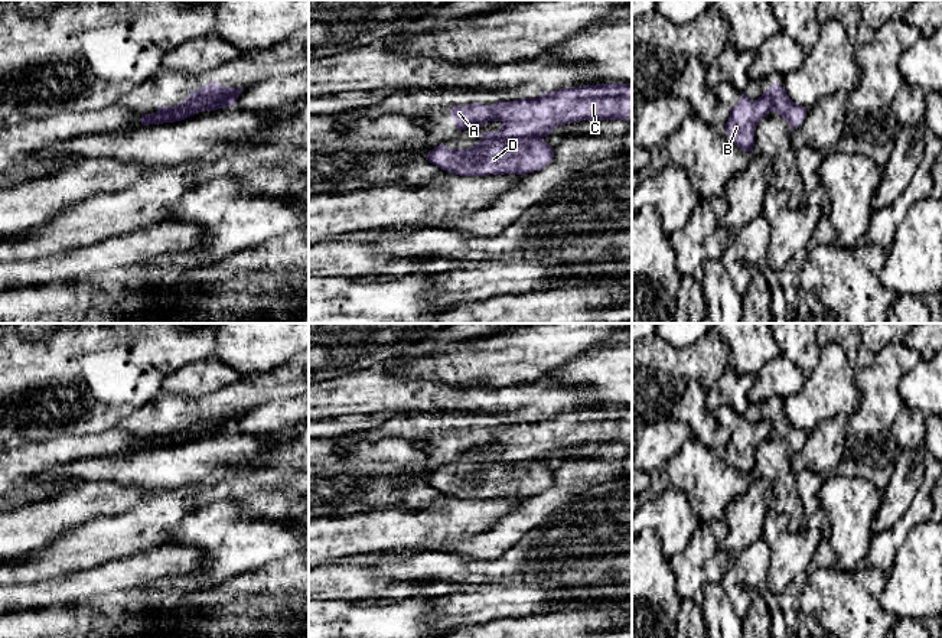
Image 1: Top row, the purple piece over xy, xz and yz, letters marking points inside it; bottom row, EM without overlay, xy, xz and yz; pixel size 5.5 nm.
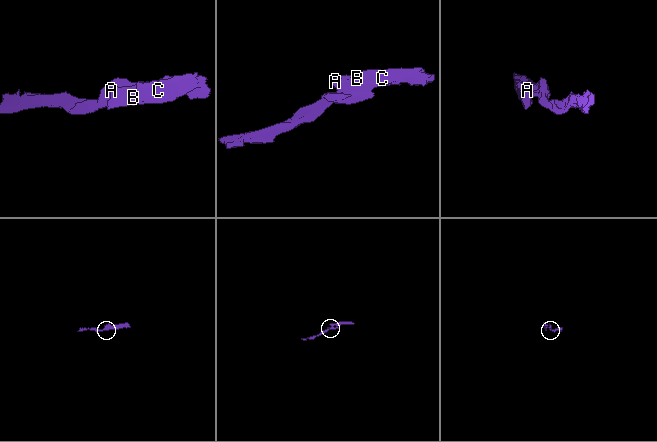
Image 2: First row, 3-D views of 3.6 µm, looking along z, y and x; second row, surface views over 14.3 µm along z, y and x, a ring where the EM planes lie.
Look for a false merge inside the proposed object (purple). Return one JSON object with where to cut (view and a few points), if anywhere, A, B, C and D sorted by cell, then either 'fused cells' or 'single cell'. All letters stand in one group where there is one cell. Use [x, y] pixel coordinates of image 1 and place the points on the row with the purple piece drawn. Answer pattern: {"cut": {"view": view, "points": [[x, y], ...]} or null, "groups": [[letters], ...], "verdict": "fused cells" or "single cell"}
{"cut": {"view": "xz", "points": [[482, 136], [540, 139]]}, "groups": [["A", "B", "C"], ["D"]], "verdict": "fused cells"}

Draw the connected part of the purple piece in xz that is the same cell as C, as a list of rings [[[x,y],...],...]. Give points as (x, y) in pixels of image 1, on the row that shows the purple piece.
[[[632,82],[587,84],[545,92],[537,98],[499,101],[492,105],[453,104],[450,114],[460,131],[488,121],[501,121],[499,130],[486,131],[482,137],[524,140],[547,137],[558,126],[583,120],[632,123]]]

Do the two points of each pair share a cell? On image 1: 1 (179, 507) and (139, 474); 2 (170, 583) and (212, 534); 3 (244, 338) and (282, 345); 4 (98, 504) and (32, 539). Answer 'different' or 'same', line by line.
1: different
2: same
3: same
4: same

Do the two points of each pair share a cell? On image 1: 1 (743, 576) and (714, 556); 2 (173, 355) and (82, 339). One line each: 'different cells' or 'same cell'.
1: different cells
2: same cell

